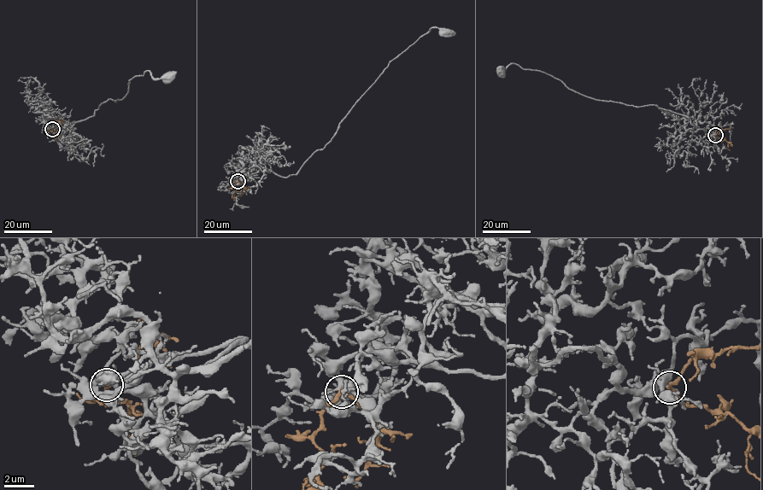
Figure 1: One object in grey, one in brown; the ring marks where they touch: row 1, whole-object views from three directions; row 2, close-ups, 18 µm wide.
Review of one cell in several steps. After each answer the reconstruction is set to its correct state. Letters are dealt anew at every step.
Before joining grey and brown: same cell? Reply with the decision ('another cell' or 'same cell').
same cell

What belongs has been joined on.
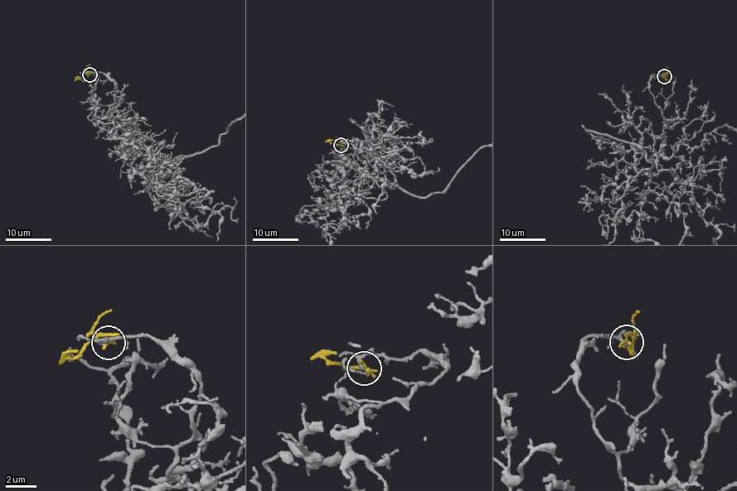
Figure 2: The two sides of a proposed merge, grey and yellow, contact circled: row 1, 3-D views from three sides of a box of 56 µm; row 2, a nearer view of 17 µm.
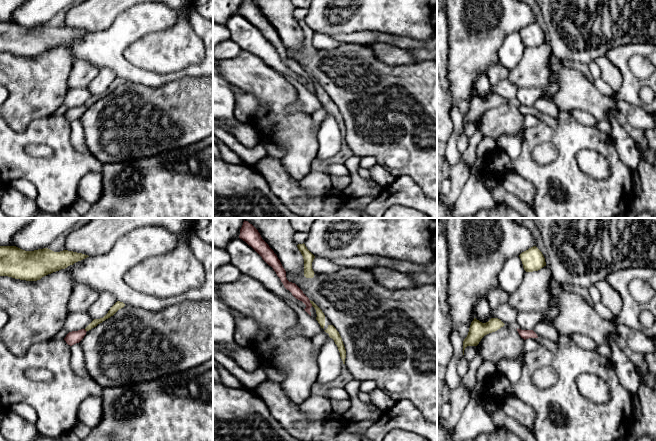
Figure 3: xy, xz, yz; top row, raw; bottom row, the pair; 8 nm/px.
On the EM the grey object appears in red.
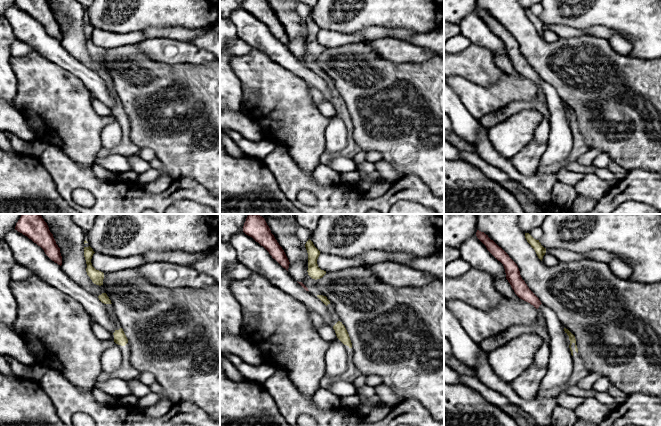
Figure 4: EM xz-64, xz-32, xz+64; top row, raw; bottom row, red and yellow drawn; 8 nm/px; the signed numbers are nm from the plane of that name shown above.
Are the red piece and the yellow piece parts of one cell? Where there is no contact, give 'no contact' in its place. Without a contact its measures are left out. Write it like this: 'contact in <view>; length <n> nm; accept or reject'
contact in xz; length 50 nm; reject

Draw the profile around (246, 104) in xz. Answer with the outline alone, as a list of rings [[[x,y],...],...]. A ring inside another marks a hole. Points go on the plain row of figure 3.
[[[234,85],[230,87],[235,98],[235,117],[240,123],[247,123],[255,116],[259,101],[254,95],[242,92]]]

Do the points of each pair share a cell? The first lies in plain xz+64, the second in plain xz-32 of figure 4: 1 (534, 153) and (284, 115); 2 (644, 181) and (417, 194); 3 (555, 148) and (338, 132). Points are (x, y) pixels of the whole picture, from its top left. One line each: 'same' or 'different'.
1: same
2: same
3: same

